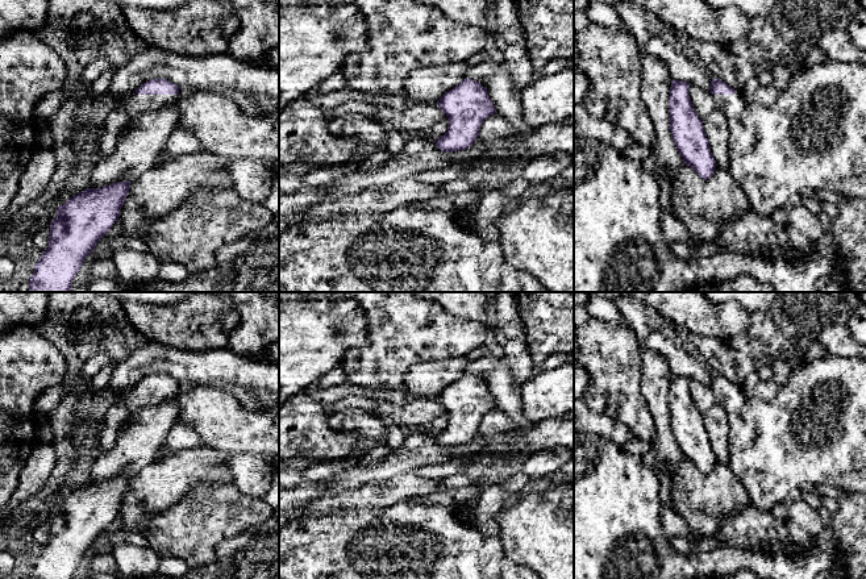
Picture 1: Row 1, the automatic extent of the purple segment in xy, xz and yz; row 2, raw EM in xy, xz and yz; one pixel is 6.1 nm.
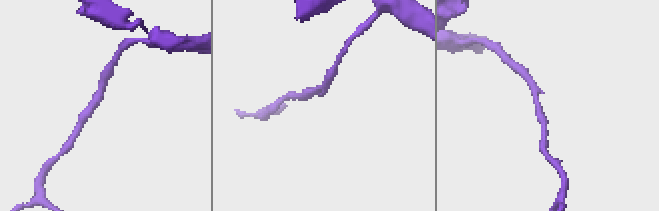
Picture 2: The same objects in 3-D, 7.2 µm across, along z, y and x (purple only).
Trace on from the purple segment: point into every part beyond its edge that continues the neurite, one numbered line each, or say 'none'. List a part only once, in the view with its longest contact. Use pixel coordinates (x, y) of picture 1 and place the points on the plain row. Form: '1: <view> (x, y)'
1: xy (133, 399)

